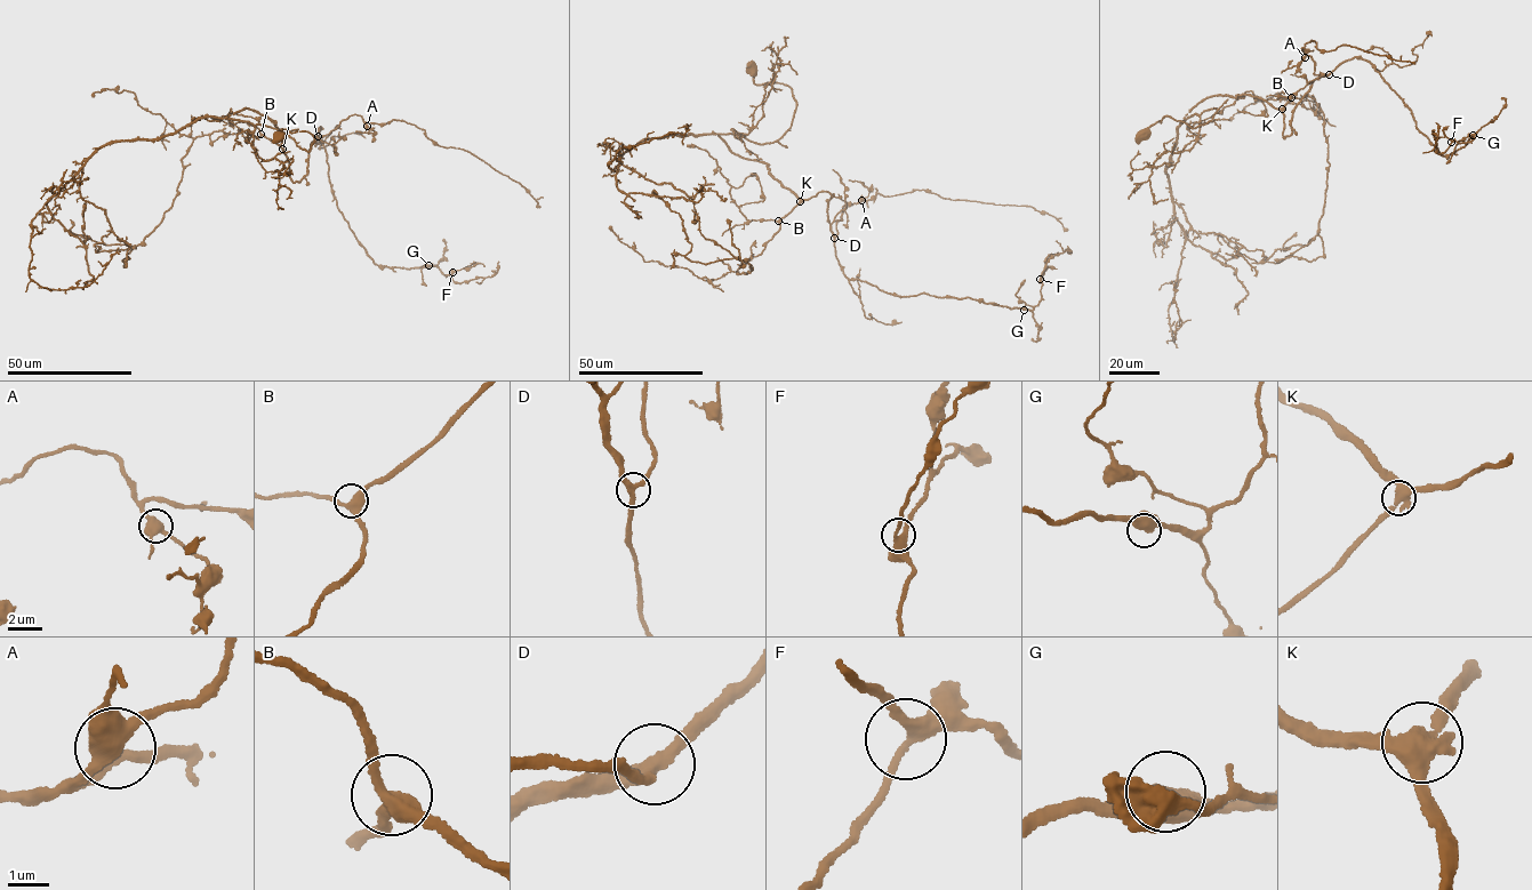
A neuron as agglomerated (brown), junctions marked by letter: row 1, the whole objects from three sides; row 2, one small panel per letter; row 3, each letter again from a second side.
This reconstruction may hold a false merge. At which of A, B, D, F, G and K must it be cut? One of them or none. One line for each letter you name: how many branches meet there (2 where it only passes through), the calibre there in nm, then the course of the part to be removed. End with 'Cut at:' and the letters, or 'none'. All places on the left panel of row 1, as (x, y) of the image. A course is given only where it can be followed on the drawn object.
Cut at: none

